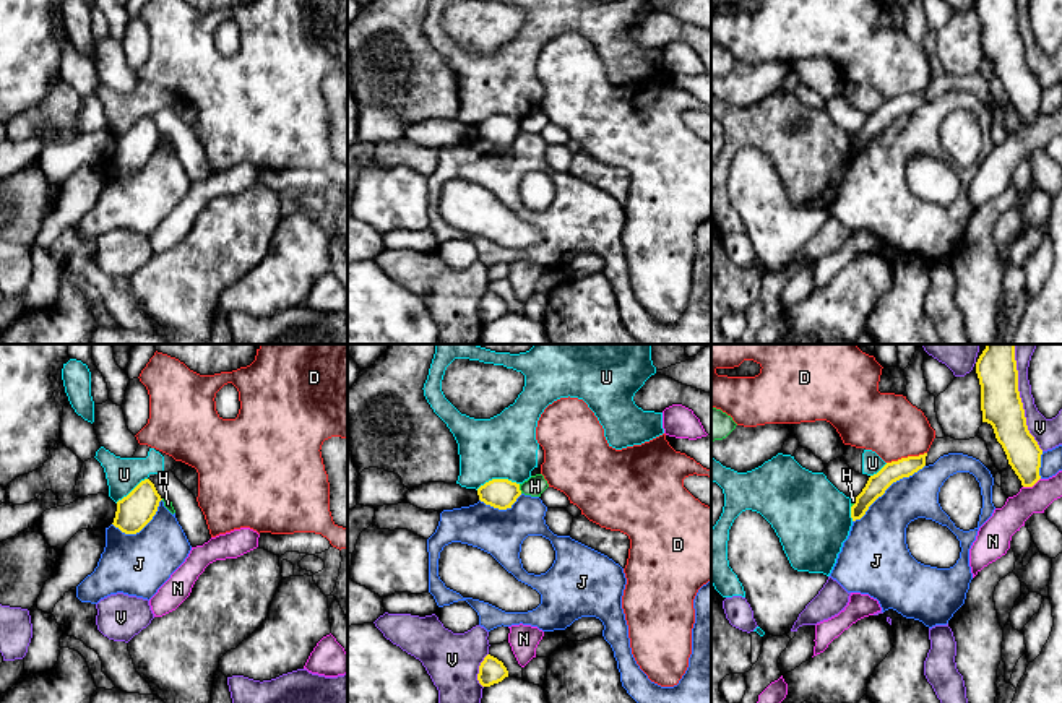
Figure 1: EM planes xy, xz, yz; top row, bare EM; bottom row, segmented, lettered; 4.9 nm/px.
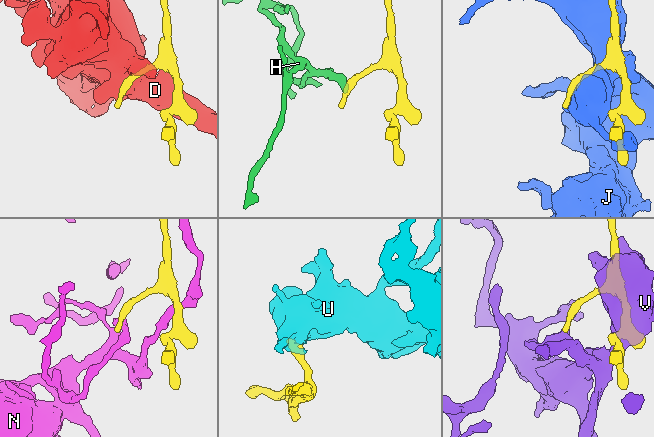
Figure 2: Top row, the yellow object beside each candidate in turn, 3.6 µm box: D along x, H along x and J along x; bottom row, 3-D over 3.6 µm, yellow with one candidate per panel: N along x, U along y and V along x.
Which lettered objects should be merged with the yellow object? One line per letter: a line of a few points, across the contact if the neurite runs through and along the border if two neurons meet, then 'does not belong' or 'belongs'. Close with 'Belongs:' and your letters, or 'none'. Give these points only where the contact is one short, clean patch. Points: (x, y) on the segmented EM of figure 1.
D: does not belong
H: line xz (518, 484), (522, 492); does not belong
J: does not belong
N: line yz (1040, 478), (1031, 486), (1023, 487); does not belong
U: does not belong
V: does not belong
Belongs: none

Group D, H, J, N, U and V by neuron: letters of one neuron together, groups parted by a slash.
D / H / J / N / U / V

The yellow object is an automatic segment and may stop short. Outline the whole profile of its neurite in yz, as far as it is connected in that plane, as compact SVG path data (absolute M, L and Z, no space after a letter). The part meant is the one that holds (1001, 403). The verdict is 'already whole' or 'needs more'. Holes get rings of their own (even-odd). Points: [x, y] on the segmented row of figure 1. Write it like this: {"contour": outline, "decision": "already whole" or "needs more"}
{"contour": "M986 344L976 362L981 385L982 422L992 425L1008 464L1023 487L1033 487L1039 479L1041 455L1030 433L1018 391L1015 344Z", "decision": "already whole"}

